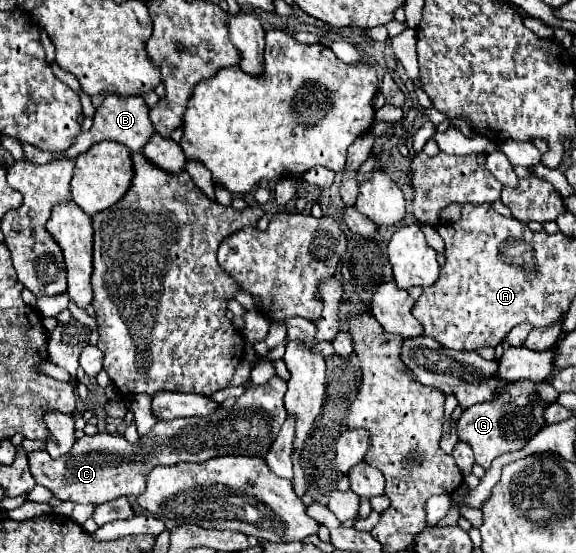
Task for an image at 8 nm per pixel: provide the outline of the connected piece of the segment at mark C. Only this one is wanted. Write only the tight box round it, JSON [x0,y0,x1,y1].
[28,377,286,505]

